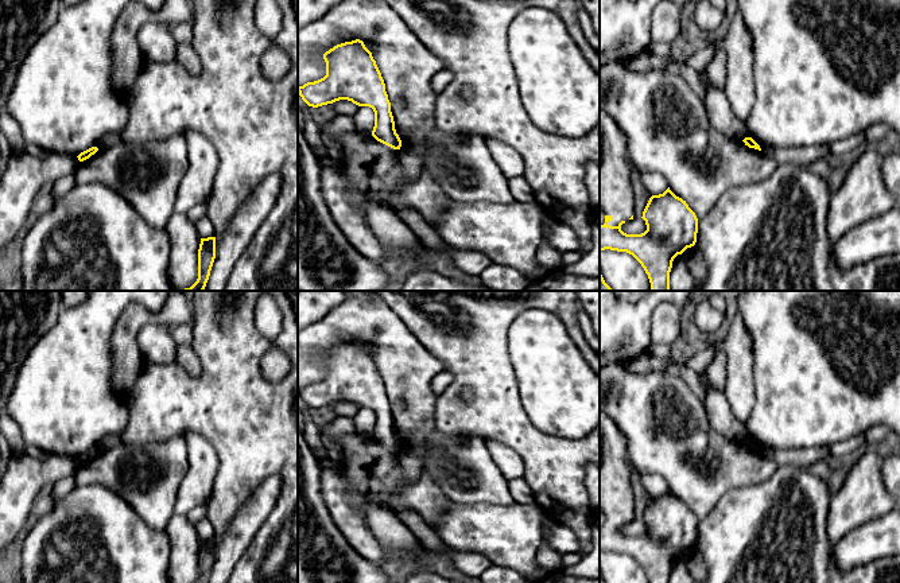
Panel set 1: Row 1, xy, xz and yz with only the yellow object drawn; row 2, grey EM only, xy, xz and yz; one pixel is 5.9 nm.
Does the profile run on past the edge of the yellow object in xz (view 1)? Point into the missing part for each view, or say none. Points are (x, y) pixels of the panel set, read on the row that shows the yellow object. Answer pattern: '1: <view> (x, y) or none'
1: none

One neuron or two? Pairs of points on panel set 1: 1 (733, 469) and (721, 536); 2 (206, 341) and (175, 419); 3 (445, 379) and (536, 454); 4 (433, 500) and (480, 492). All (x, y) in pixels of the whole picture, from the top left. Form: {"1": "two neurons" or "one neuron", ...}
{"1": "two neurons", "2": "one neuron", "3": "two neurons", "4": "two neurons"}

